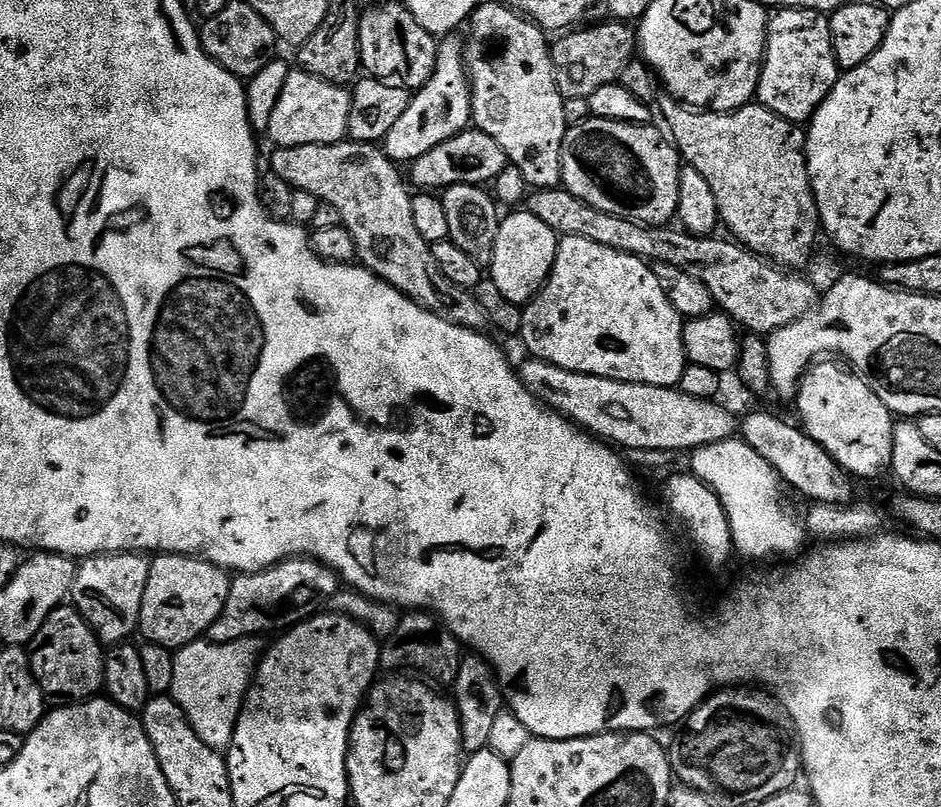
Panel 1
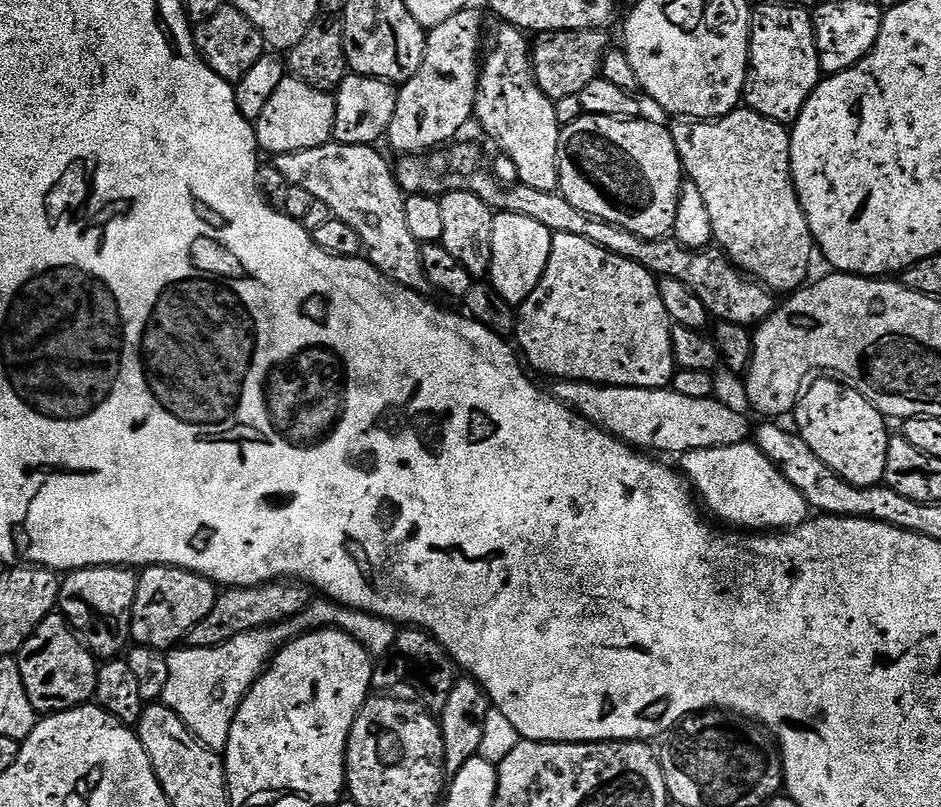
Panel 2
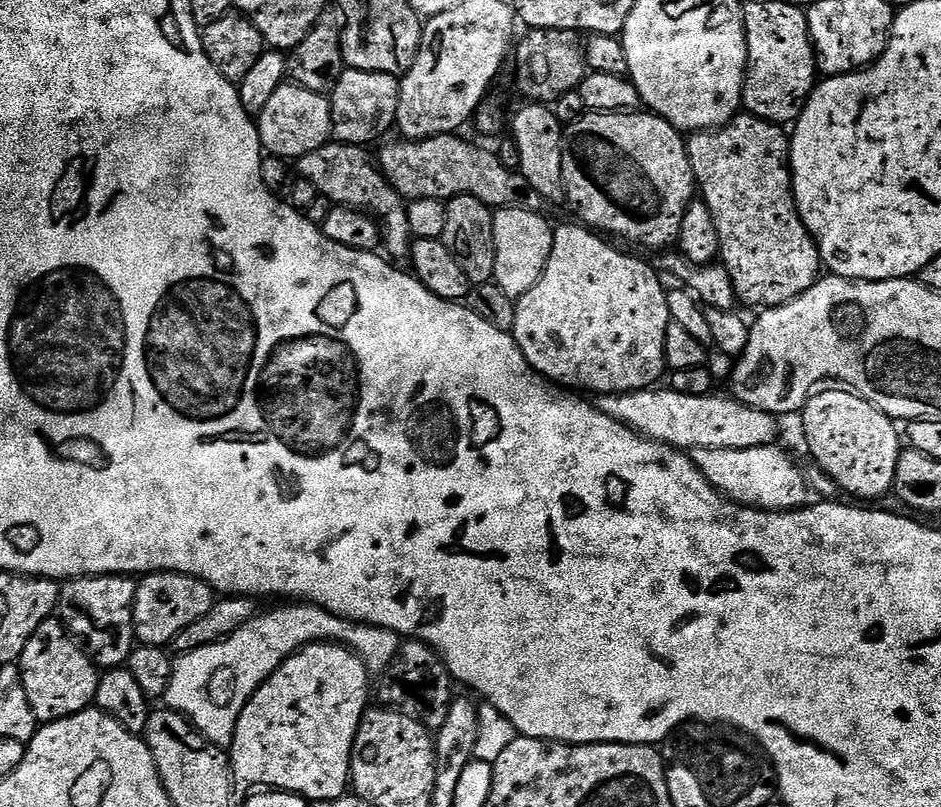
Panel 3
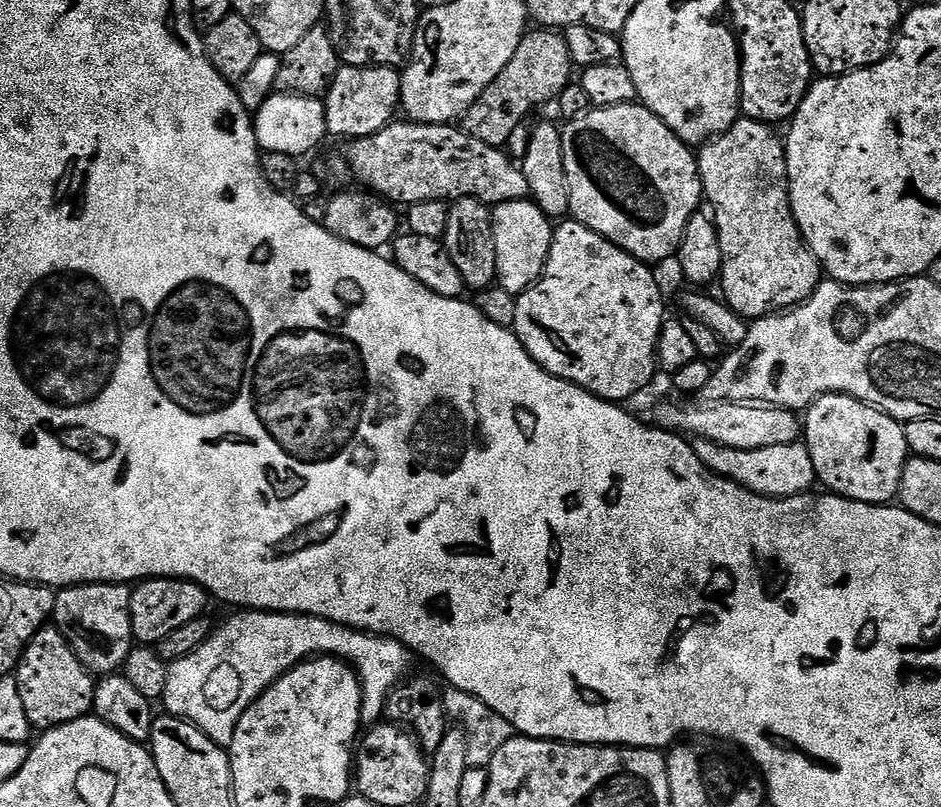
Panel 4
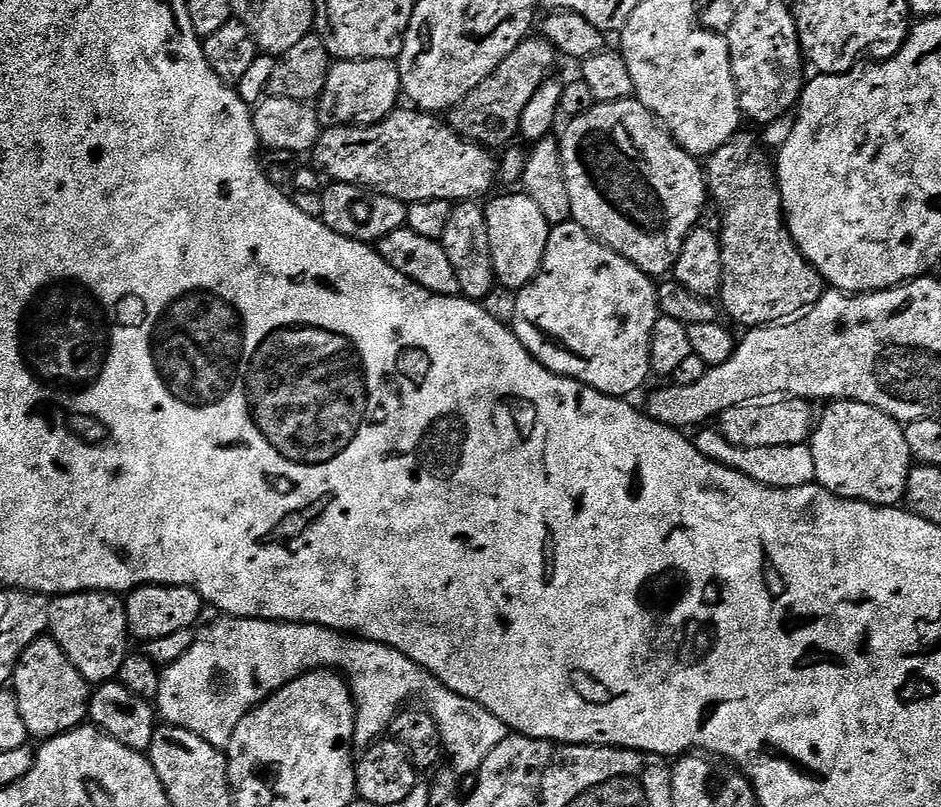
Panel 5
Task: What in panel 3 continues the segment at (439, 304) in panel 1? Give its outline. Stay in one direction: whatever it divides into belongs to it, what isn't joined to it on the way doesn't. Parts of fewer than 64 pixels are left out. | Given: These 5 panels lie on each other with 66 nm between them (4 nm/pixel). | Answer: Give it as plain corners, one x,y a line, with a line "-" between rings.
329,142
318,150
301,156
298,161
299,179
314,182
317,193
327,196
333,205
345,208
357,208
367,212
373,218
382,219
382,248
393,261
407,261
412,251
413,235
408,221
408,210
403,196
399,196
390,186
384,173
380,171
377,161
367,156
363,147
355,144

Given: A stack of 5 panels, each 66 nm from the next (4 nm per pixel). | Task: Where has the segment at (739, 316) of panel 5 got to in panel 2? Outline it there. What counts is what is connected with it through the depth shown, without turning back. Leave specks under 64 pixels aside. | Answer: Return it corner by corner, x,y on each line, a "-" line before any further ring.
741,106
736,111
731,112
729,116
722,116
719,120
706,120
703,122
692,123
687,119
680,118
671,125
672,137
674,138
674,146
678,146
678,154
681,162
684,163
684,175
694,186
698,186
699,192
702,194
703,200
706,202
706,210
710,210
710,222
712,223
713,241
731,258
733,264
740,271
752,277
754,280
760,281
769,292
773,294
791,294
803,287
808,276
808,271
812,268
812,252
814,256
814,241
812,239
812,231
808,225
806,214
800,205
800,199
796,193
796,183
792,177
792,163
790,162
790,142
792,141
792,133
785,125
778,123
777,120
766,118
762,114
752,111
747,106

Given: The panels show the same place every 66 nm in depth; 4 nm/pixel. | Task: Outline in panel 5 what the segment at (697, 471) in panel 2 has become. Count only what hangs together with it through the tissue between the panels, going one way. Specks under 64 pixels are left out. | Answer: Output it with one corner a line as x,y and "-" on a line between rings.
704,426
695,433
694,443
706,458
718,462
727,468
746,474
746,478
754,478
754,482
762,482
771,488
797,488
813,483
814,454
807,443
794,446
766,446
765,448
743,448
734,446
719,430
712,426

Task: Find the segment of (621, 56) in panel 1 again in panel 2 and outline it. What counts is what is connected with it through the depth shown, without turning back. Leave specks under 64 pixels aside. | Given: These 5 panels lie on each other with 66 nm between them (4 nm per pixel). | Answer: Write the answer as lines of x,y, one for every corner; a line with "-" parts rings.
599,28
566,30
565,32
542,32
535,37
531,45
532,69
536,75
536,84
552,99
579,96
590,82
601,75
604,66
604,53
609,51
607,31

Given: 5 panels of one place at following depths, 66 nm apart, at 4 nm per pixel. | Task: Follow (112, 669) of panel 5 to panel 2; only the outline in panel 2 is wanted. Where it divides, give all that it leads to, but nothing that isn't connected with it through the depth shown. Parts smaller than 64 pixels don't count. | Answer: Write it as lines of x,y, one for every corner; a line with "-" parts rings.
80,568
63,577
59,611
68,617
68,623
77,636
101,661
119,657
129,647
132,607
139,581
139,575
131,568

